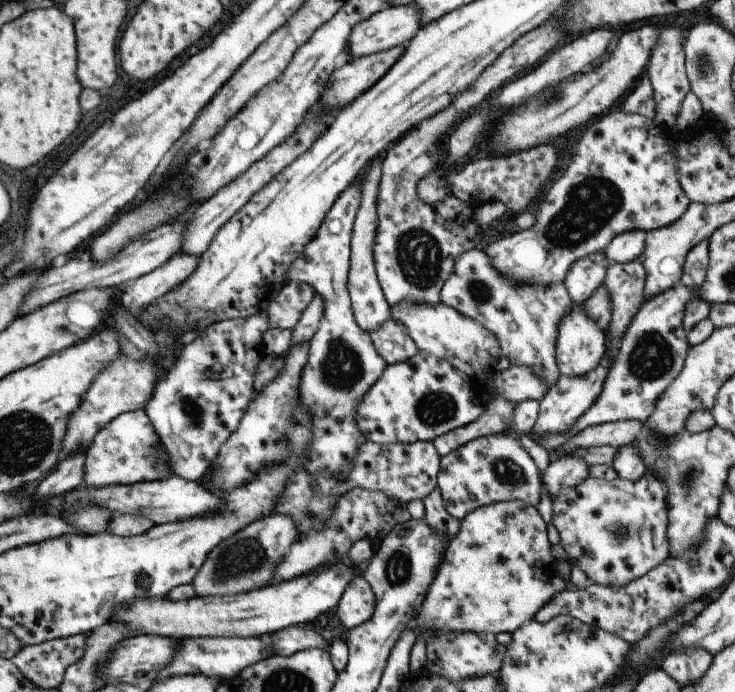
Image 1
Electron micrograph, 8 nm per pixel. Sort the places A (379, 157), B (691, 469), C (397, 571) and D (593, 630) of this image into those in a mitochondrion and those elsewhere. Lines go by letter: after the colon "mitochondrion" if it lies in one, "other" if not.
A: other
B: mitochondrion
C: mitochondrion
D: other

